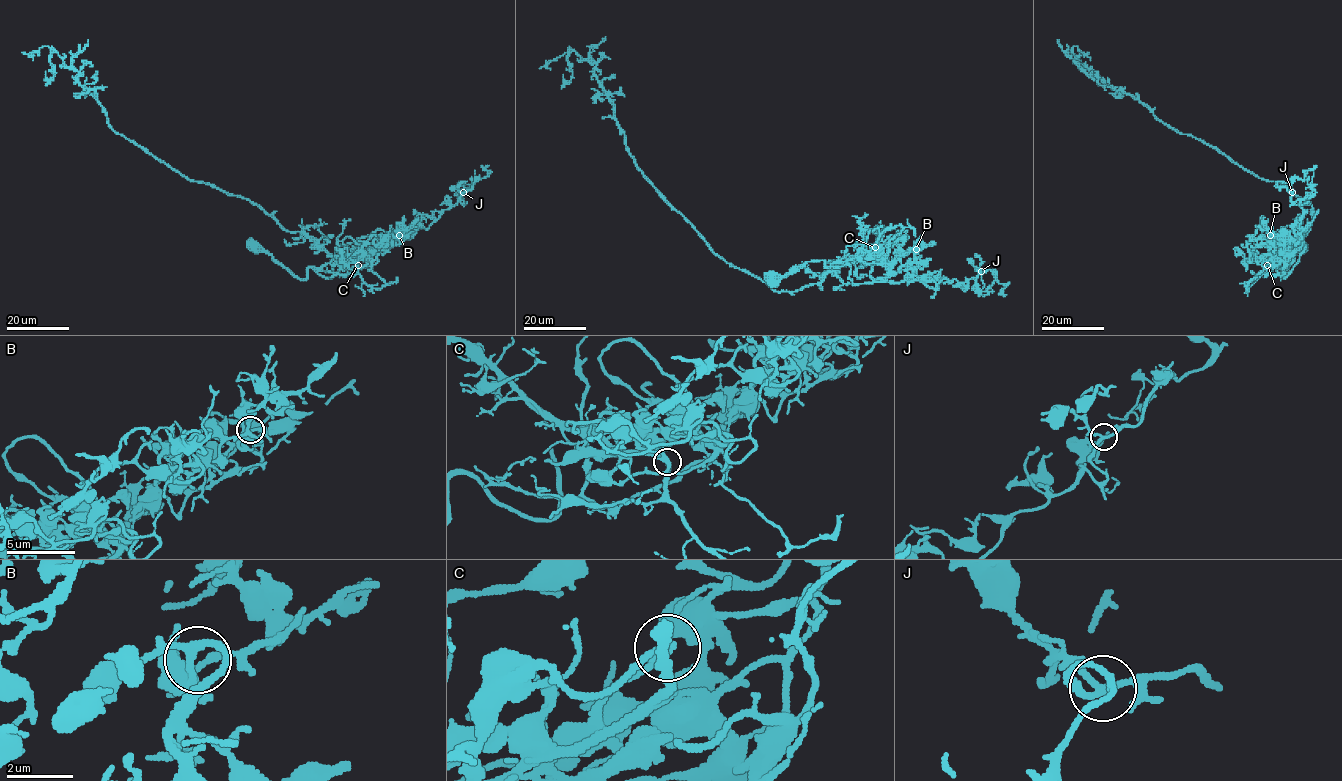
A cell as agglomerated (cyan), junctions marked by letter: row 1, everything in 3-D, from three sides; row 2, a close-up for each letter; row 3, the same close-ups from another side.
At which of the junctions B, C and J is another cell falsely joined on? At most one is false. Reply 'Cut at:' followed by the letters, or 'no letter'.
Cut at: C

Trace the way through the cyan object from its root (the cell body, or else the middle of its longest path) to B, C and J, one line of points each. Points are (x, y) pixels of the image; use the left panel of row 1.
B: (256, 247), (299, 278), (310, 267), (331, 277), (340, 245), (365, 244), (372, 252), (399, 235)
C: (256, 247), (301, 279), (310, 267), (331, 277), (340, 245), (369, 247), (352, 247), (358, 265)
J: (256, 247), (299, 278), (310, 267), (331, 277), (340, 245), (409, 239), (463, 192)

